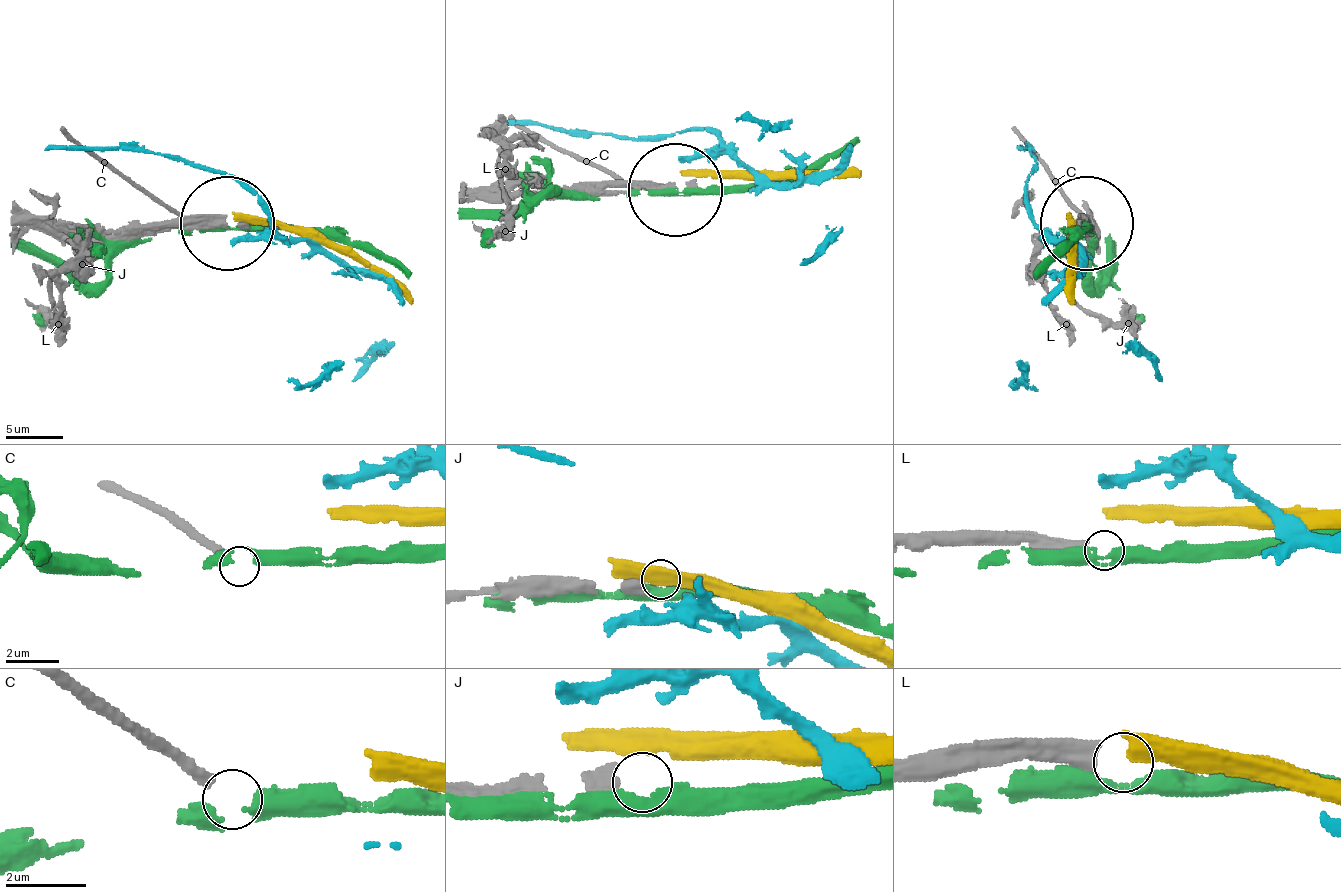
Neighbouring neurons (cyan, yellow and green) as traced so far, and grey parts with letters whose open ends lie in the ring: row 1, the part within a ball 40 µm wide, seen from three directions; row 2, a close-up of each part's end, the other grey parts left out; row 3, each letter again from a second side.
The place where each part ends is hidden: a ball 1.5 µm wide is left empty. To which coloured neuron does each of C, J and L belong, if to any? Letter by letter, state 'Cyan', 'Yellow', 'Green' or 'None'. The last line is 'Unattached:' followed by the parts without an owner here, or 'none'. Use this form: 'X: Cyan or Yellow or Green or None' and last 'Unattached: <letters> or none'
C: None
J: None
L: None
Unattached: C, J, L

